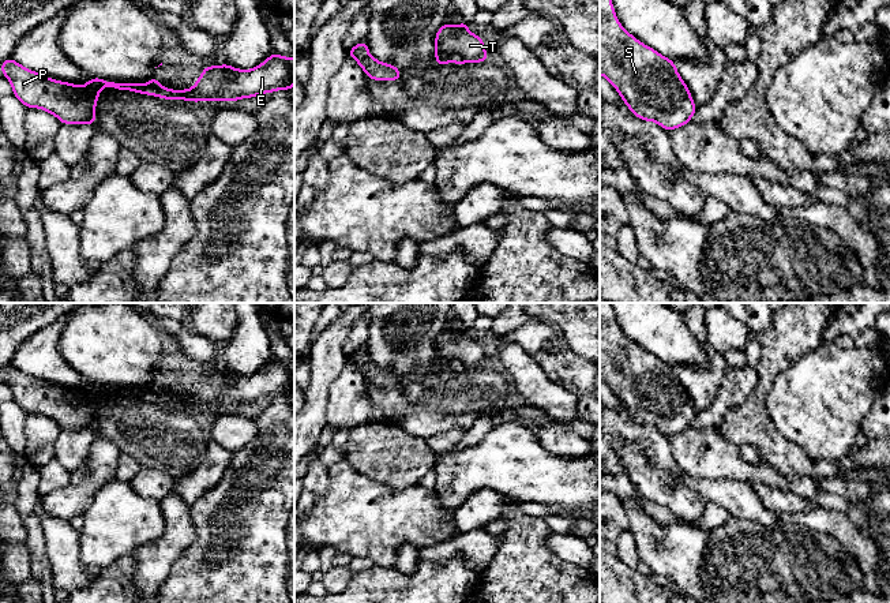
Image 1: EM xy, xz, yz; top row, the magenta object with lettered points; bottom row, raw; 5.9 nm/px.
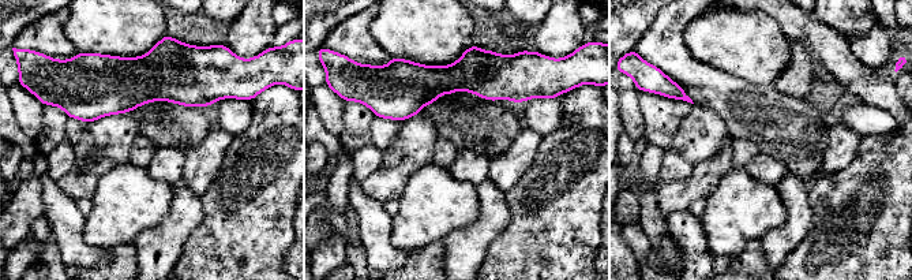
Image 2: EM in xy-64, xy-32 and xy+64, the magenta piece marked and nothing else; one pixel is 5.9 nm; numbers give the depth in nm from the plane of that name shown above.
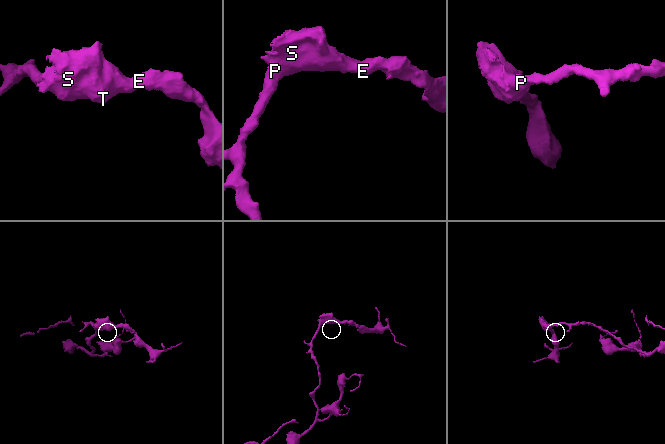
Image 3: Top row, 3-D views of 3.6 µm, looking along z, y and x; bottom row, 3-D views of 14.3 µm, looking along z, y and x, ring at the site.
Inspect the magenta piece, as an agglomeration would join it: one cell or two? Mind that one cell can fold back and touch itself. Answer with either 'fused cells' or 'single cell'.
single cell

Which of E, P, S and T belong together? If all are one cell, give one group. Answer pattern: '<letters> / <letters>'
E P S T

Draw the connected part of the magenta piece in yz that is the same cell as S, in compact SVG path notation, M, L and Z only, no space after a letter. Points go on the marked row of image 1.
M600 0L600 75L609 80L638 119L656 121L668 132L687 124L696 112L673 60L631 35L620 25L612 0Z

